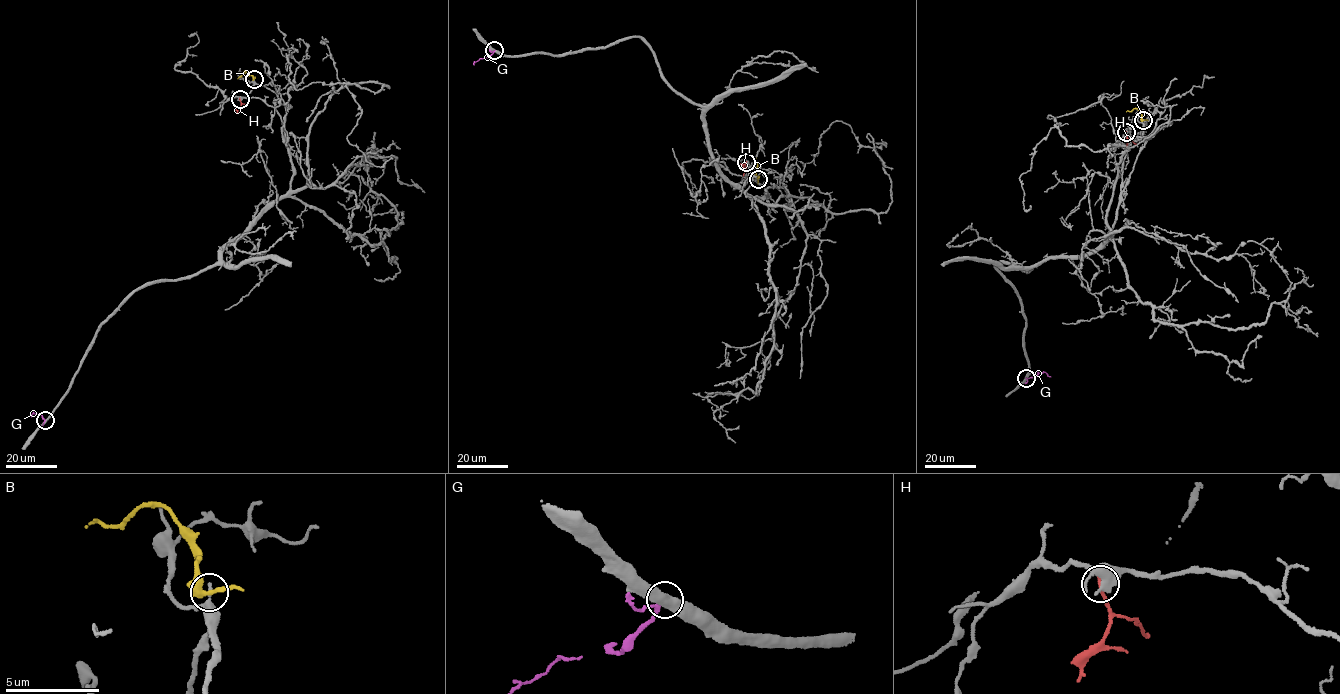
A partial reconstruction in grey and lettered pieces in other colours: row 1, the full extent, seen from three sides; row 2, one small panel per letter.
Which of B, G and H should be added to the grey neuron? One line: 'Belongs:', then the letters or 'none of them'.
Belongs: none of them

